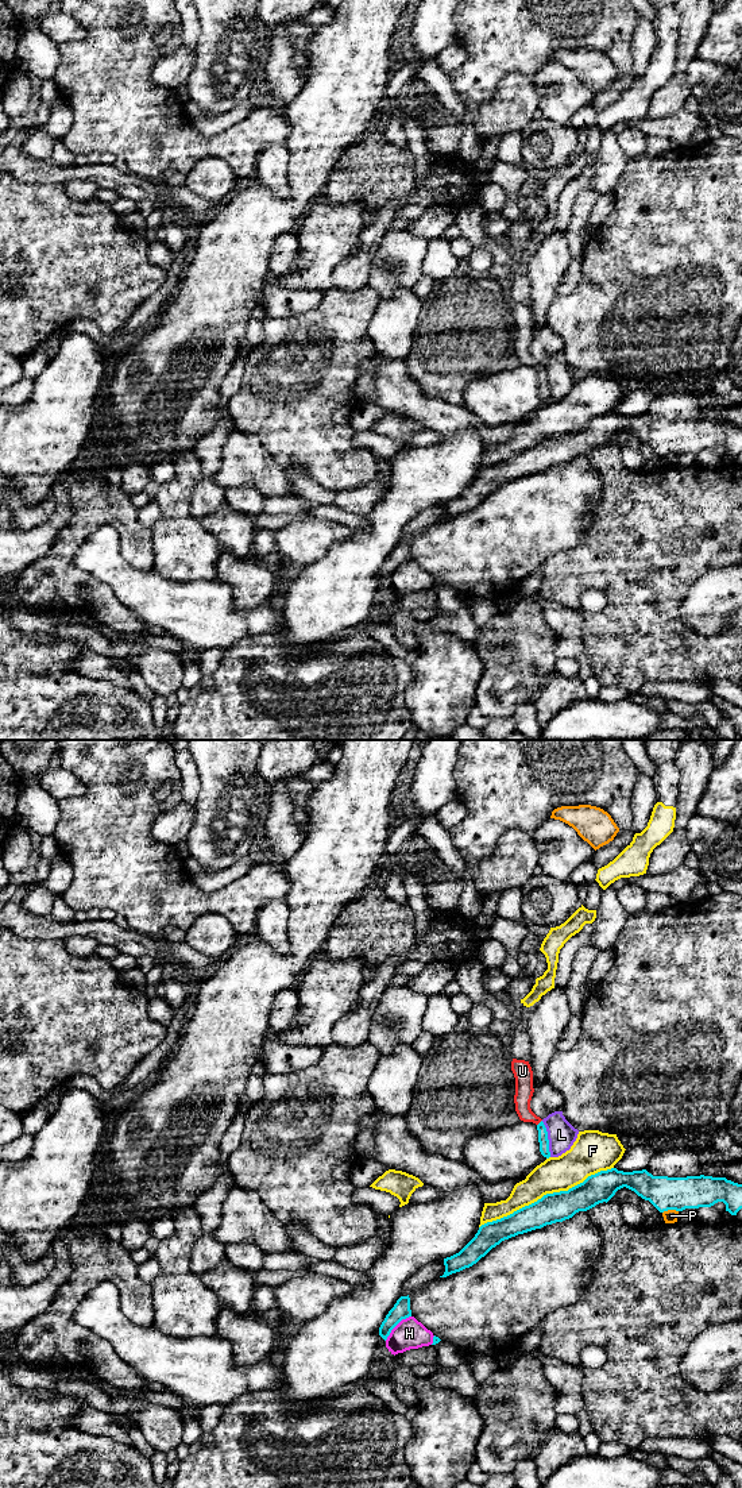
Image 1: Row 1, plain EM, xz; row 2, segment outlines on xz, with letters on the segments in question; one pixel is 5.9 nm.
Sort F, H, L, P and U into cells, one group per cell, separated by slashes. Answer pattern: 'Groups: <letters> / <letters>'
Groups: F / H / L / P / U

